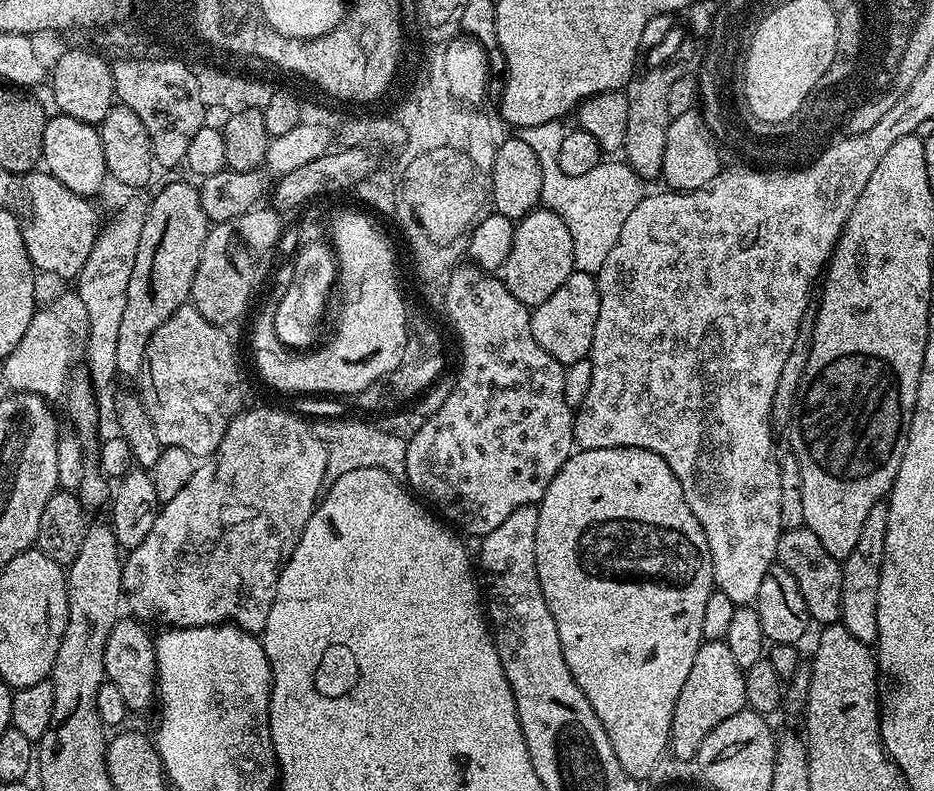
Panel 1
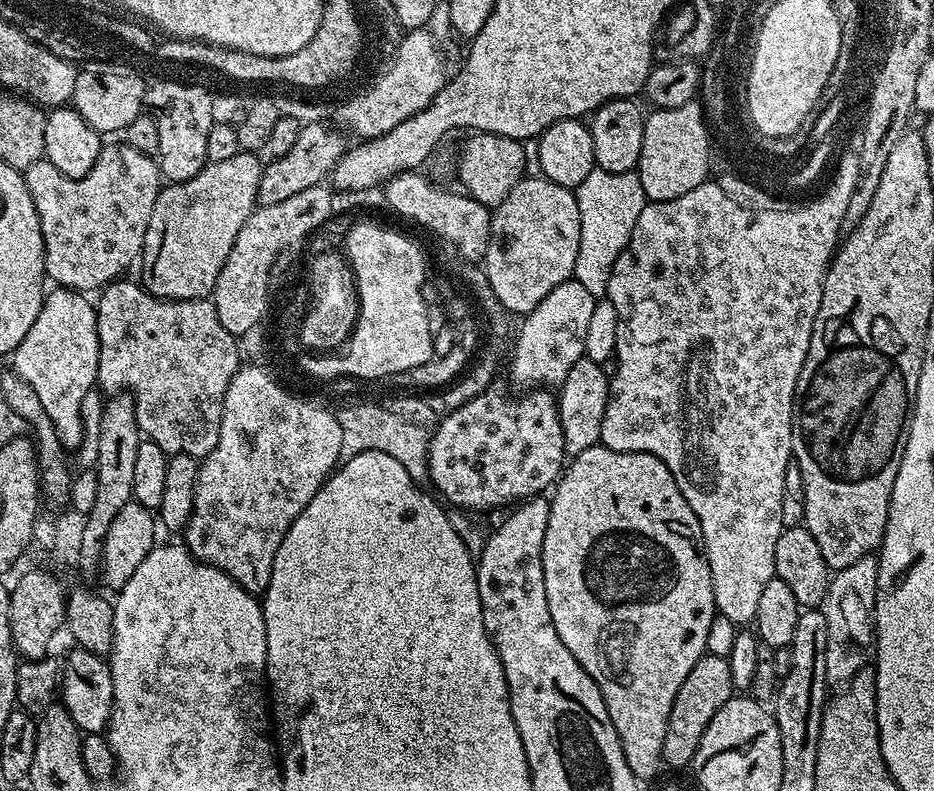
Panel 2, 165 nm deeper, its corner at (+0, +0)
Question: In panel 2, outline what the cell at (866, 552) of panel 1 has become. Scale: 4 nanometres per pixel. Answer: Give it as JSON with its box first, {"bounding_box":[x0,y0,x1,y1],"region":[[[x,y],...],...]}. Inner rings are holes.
{"bounding_box":[822,555,878,686],"region":[[[875,555],[863,556],[854,566],[839,569],[829,579],[828,597],[824,599],[822,611],[826,618],[826,678],[828,684],[846,686],[858,674],[858,670],[869,667],[876,651],[876,587],[878,586],[878,560]]]}

